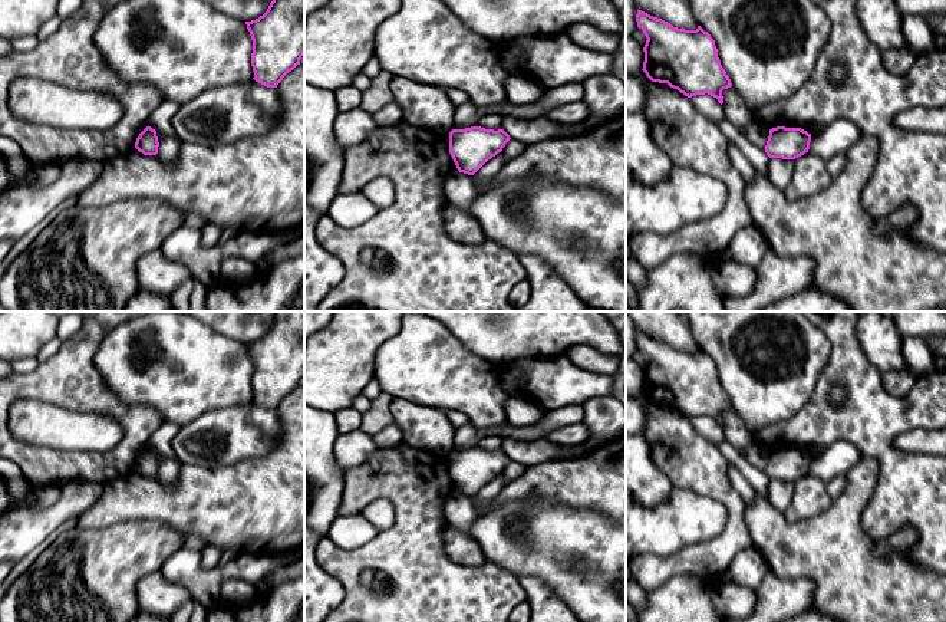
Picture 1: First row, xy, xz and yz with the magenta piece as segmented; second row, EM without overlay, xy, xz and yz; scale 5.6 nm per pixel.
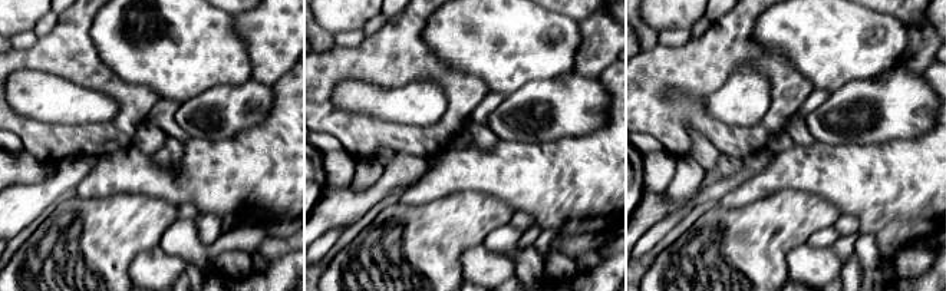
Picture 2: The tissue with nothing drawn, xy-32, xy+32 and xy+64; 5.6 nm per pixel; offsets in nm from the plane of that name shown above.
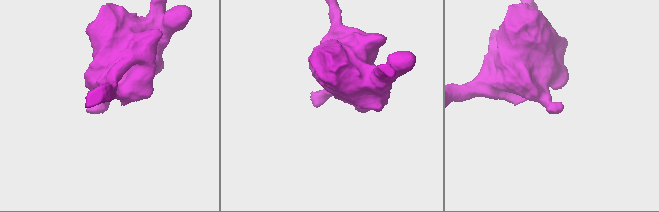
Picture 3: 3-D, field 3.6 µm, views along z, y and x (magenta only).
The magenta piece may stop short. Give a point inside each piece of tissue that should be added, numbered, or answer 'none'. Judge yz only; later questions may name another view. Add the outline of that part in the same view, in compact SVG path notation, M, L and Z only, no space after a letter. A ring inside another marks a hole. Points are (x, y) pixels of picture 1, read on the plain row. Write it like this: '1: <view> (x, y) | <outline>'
none

